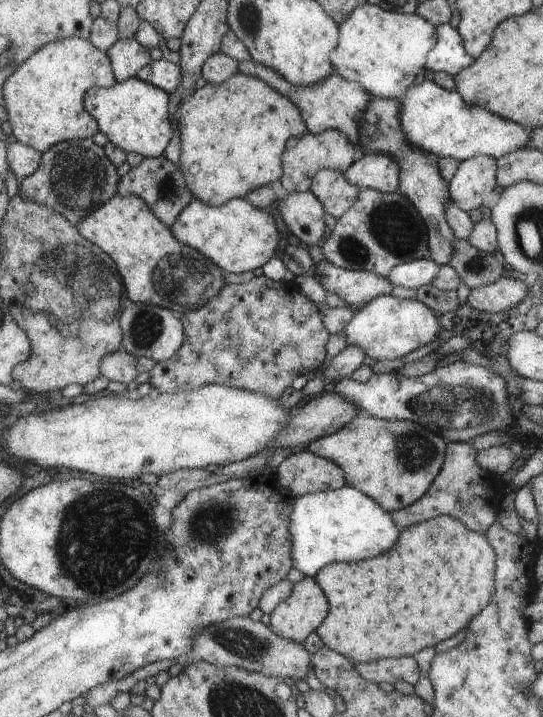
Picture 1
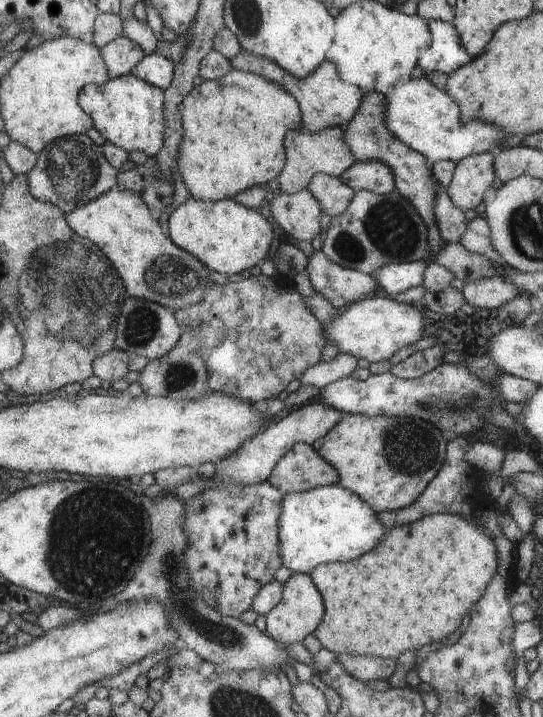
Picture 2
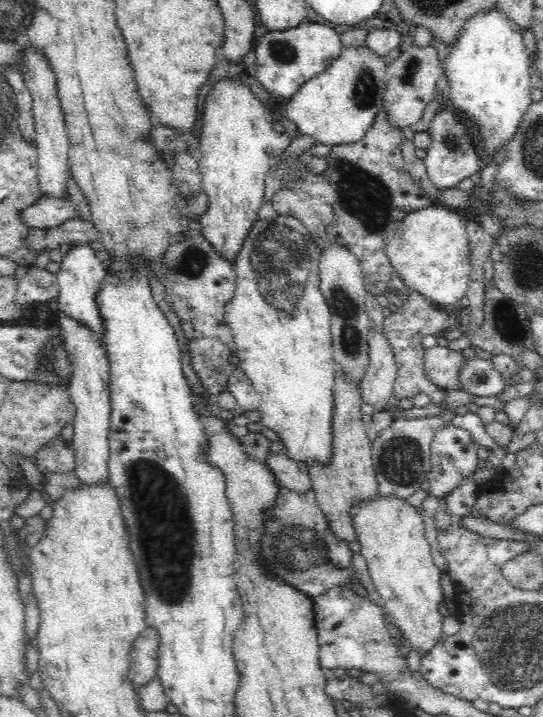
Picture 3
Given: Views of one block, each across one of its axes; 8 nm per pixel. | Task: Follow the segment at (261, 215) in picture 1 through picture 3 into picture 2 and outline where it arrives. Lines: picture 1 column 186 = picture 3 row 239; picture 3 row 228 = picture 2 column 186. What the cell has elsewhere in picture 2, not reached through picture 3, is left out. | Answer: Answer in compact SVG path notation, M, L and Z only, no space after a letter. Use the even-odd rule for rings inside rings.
M189 196L170 213L167 232L175 245L197 258L202 265L226 275L243 274L263 260L271 242L269 222L255 209L243 208L233 198L211 202Z

